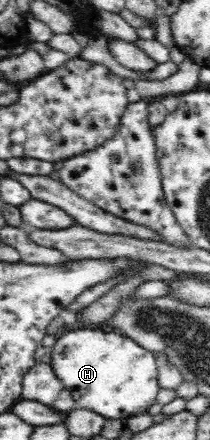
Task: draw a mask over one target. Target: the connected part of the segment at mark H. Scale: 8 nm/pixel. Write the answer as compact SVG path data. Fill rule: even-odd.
M90 328L73 329L57 339L55 345L48 351L51 354L49 364L54 375L61 381L63 387L71 392L76 406L82 409L92 410L106 419L128 419L148 412L148 408L156 402L156 394L160 388L156 356L122 333Z

